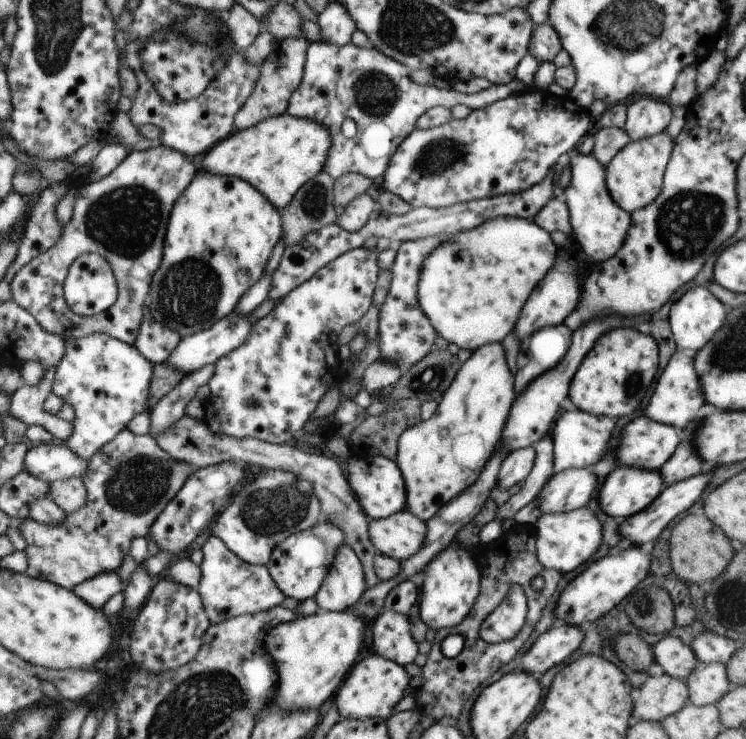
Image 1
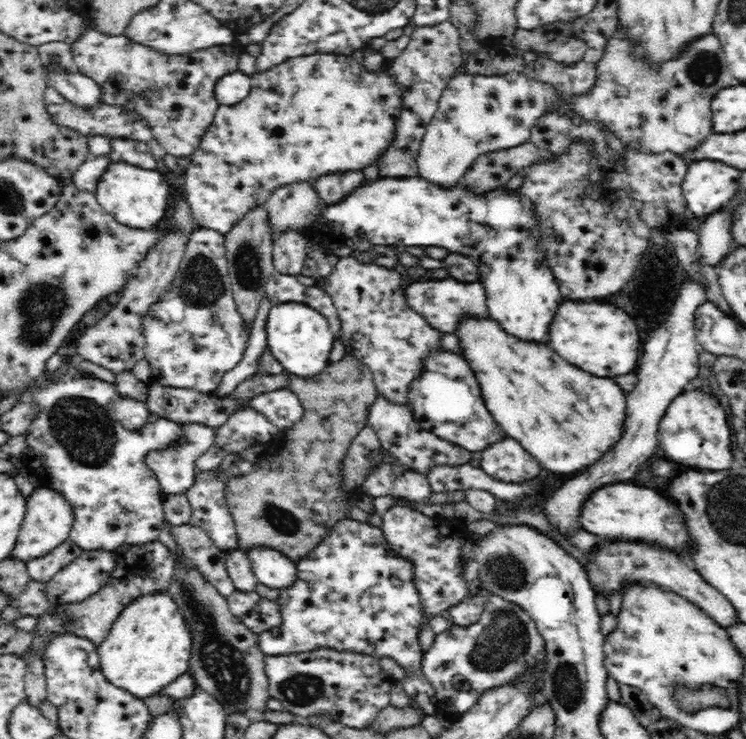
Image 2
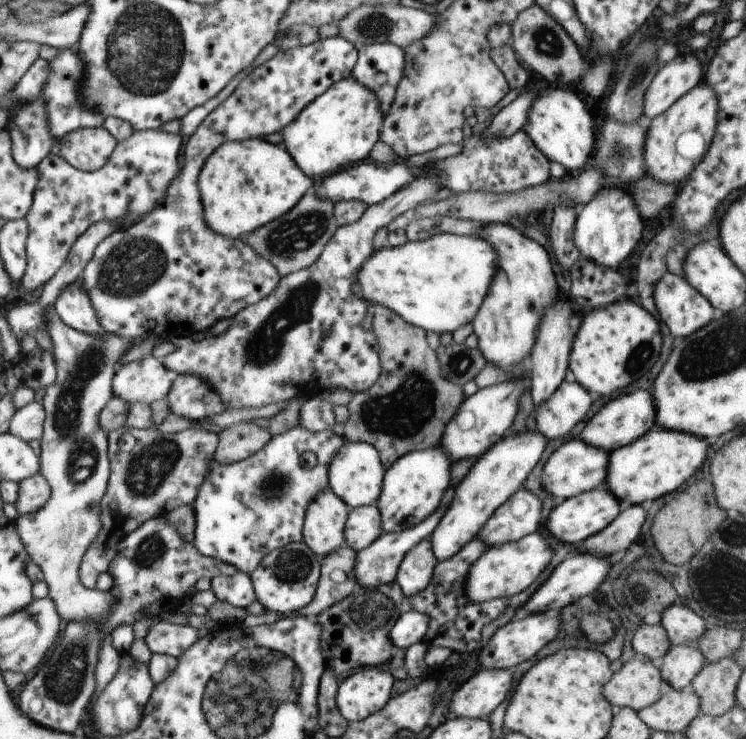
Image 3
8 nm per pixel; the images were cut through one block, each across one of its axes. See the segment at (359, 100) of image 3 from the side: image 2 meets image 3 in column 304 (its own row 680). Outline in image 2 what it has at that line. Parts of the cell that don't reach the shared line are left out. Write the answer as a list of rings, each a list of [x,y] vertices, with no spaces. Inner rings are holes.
[[[168,592],[140,595],[120,613],[108,636],[97,646],[102,674],[112,685],[144,701],[150,696],[156,696],[162,686],[169,685],[178,675],[187,672],[192,642],[189,626],[186,626],[185,618]]]

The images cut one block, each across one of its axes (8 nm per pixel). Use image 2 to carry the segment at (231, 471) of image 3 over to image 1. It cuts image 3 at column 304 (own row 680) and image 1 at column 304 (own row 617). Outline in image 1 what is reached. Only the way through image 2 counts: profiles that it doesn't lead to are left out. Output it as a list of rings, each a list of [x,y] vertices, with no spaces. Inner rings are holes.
[[[267,469],[231,498],[231,502],[215,520],[212,535],[225,543],[227,550],[252,565],[266,565],[273,547],[285,538],[313,528],[322,519],[320,500],[313,494],[311,484],[291,472]]]

